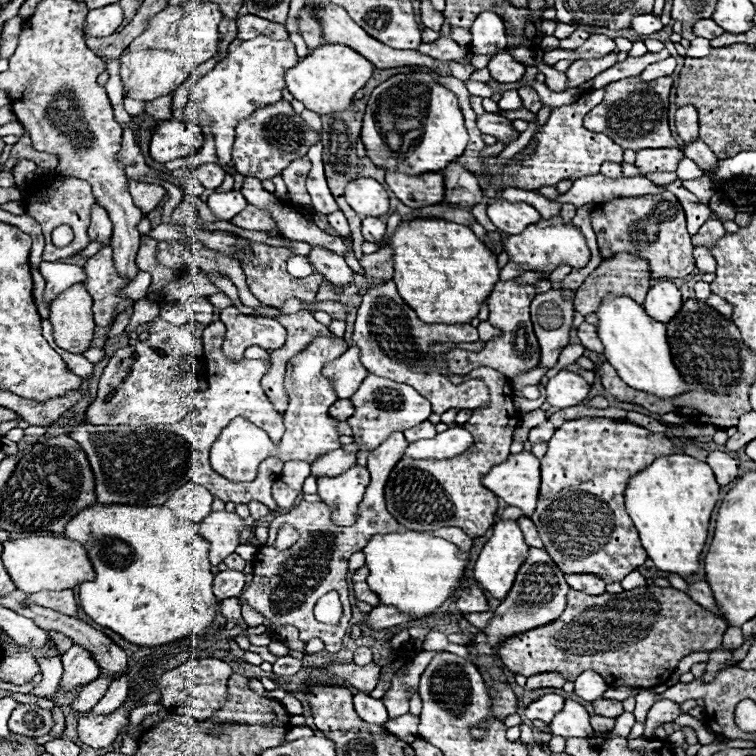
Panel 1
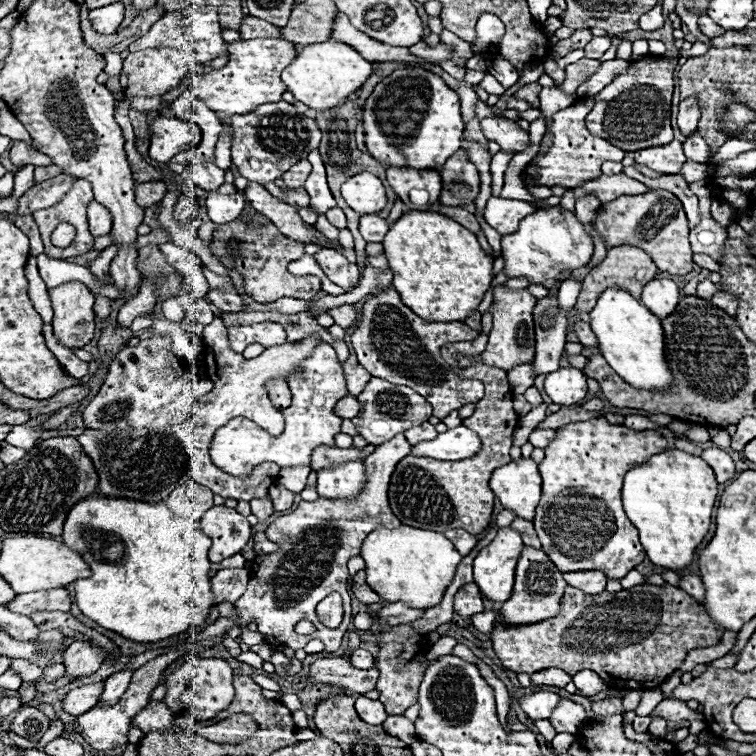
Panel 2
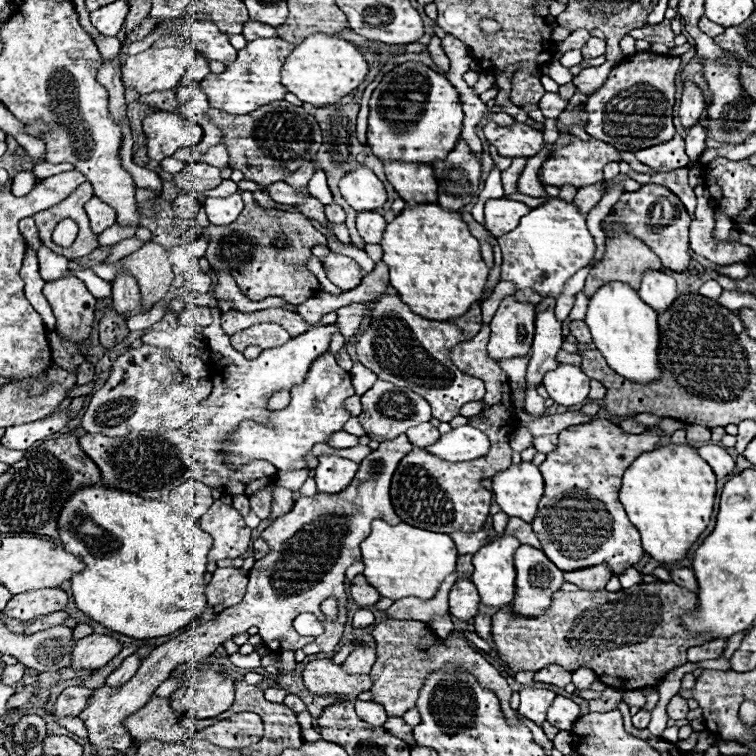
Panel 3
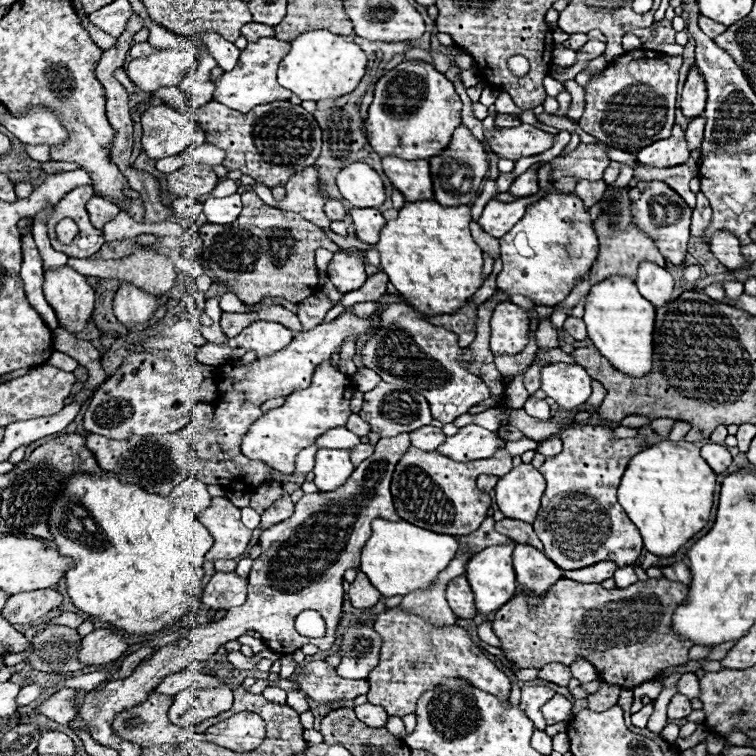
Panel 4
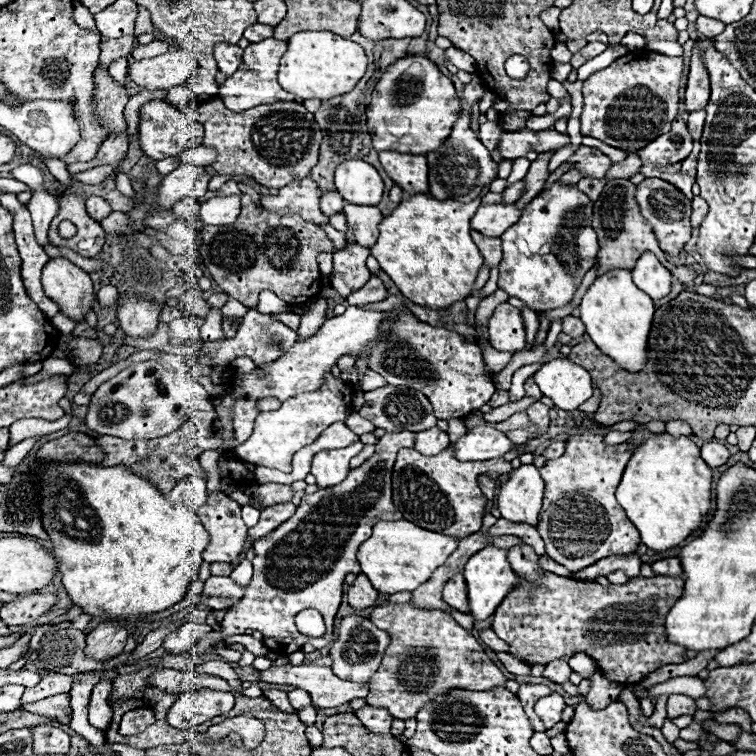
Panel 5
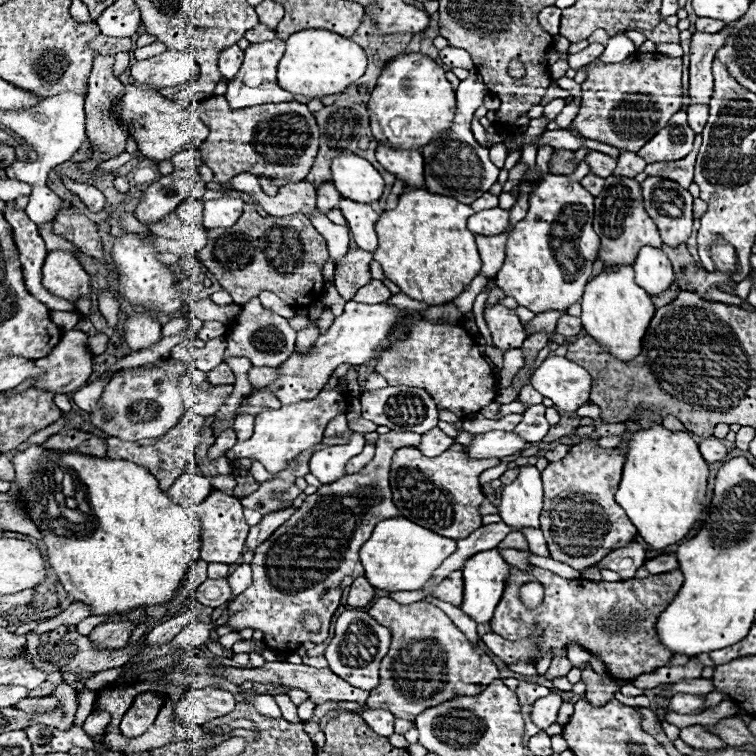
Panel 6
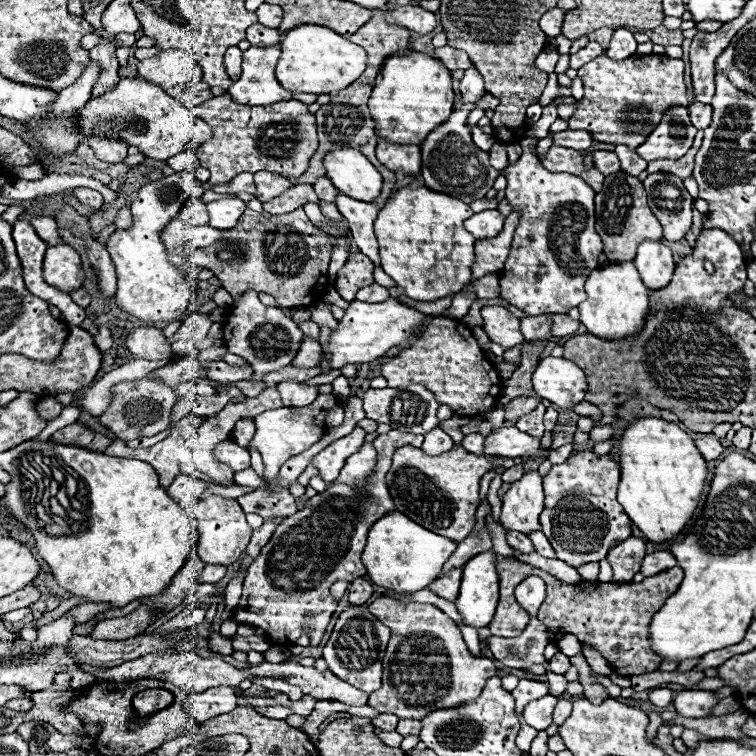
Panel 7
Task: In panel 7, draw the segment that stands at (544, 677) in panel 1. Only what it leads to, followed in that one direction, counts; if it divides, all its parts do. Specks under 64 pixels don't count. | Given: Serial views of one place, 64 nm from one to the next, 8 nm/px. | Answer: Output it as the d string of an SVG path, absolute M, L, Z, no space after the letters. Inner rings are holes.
M556 652L554 658L548 662L548 670L554 672L554 674L564 674L570 666L572 666L572 664L570 664L568 656L564 656L562 652Z

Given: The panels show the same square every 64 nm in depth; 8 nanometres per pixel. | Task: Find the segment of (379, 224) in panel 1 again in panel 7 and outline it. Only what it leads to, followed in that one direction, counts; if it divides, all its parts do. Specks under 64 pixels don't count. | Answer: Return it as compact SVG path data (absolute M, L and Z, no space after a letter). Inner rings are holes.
M342 192L336 194L336 206L340 214L348 220L350 234L360 248L362 254L366 254L374 266L380 266L380 256L378 256L378 242L374 236L374 220L378 214L378 208L372 202L360 202L354 198L344 196Z

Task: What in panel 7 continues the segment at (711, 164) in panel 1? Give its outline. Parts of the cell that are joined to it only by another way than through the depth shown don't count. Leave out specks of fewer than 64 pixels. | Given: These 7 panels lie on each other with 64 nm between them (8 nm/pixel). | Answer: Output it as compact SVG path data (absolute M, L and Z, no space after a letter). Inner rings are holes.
M696 102L696 104L690 104L688 110L690 110L690 120L692 120L692 124L694 124L698 130L708 128L708 124L710 124L710 120L712 120L712 106L710 106L710 104L700 104L700 102Z

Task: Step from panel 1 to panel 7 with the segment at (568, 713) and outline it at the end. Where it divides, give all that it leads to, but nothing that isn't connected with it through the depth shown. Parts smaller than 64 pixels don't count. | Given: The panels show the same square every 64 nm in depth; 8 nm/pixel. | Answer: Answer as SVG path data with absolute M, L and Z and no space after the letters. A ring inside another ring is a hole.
M544 696L538 700L532 700L528 706L524 706L524 722L530 724L536 730L546 730L552 724L552 712L556 706L556 696Z

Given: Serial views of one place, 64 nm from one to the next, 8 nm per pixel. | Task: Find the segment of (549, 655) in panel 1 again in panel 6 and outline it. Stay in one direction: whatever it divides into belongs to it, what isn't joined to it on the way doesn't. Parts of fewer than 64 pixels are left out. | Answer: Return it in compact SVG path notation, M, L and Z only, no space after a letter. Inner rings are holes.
M510 566L504 594L496 606L490 626L494 634L506 640L520 640L526 638L530 628L536 624L540 626L542 634L542 654L552 648L552 656L566 656L566 644L576 642L584 650L596 654L606 664L612 678L634 680L640 674L648 674L666 666L674 656L658 642L654 624L678 594L682 582L684 576L680 570L648 576L644 580L632 578L624 582L580 582L564 580L536 566L532 566L528 572ZM532 578L544 584L544 602L534 610L526 610L518 598L518 588Z

